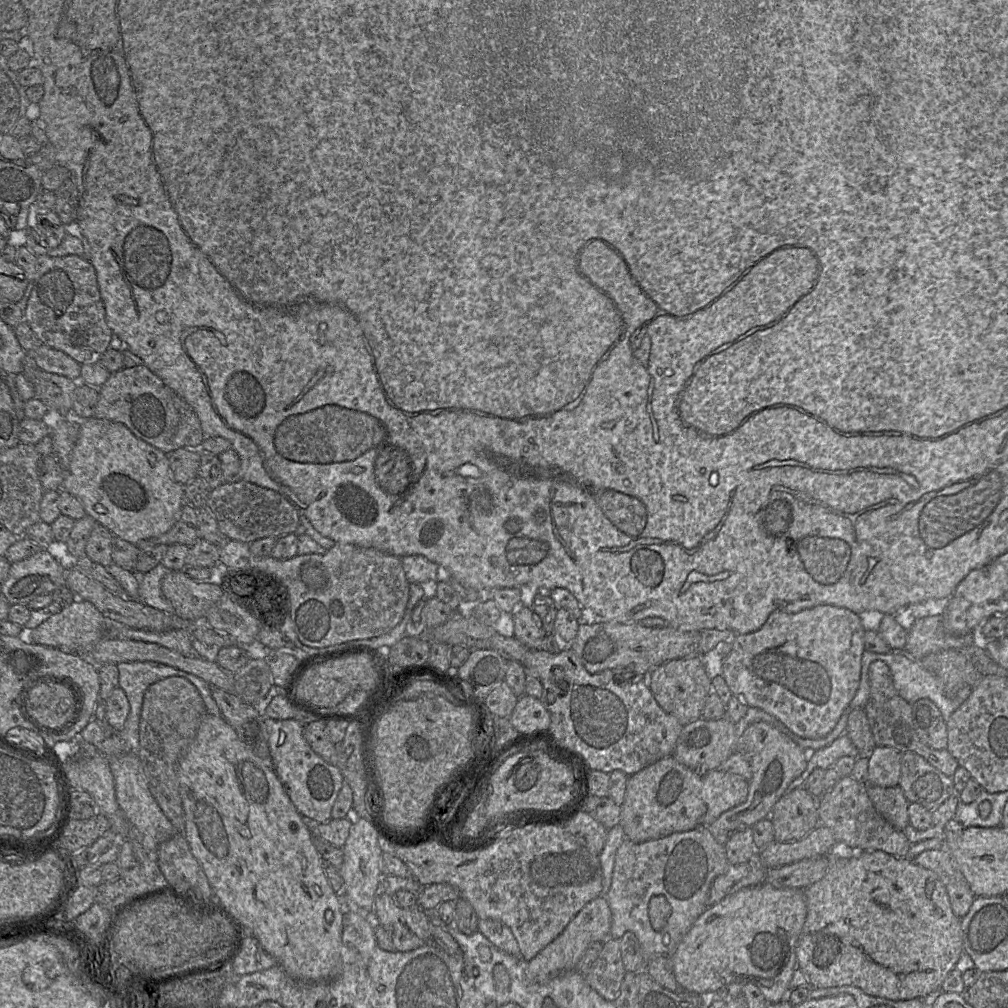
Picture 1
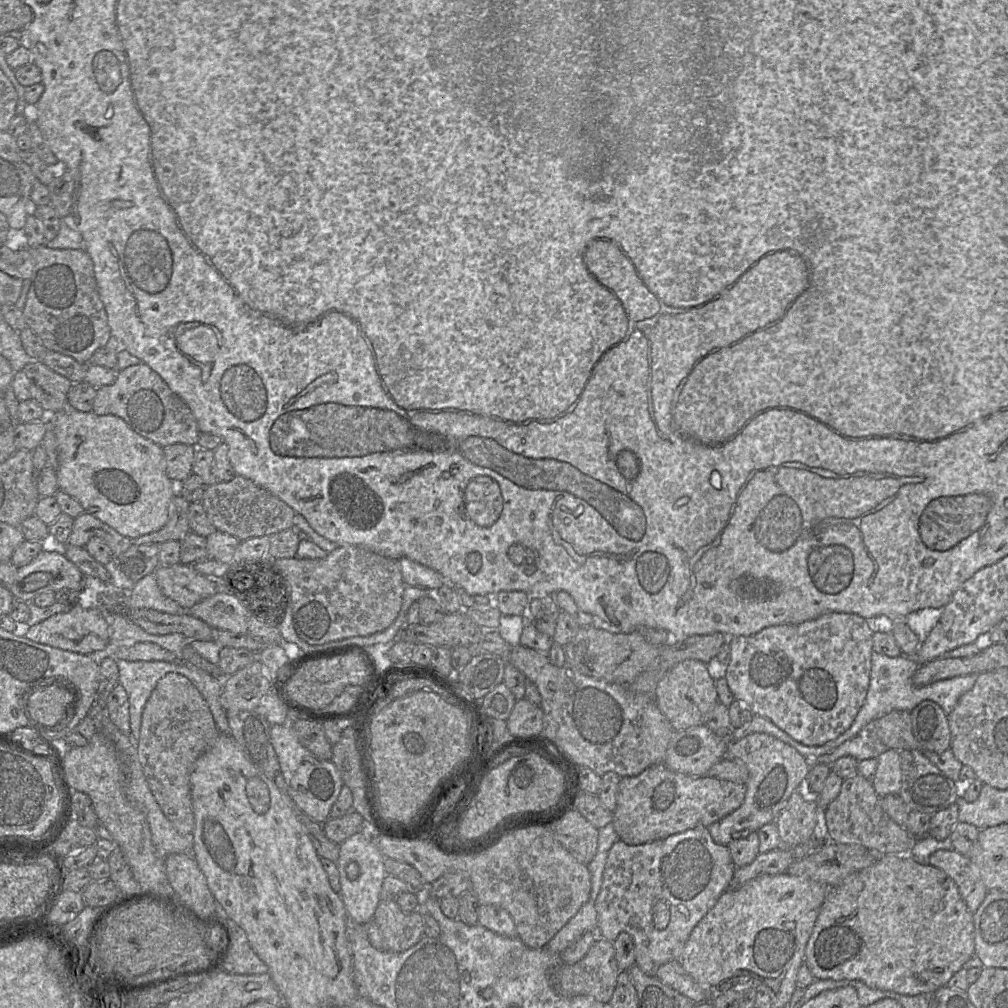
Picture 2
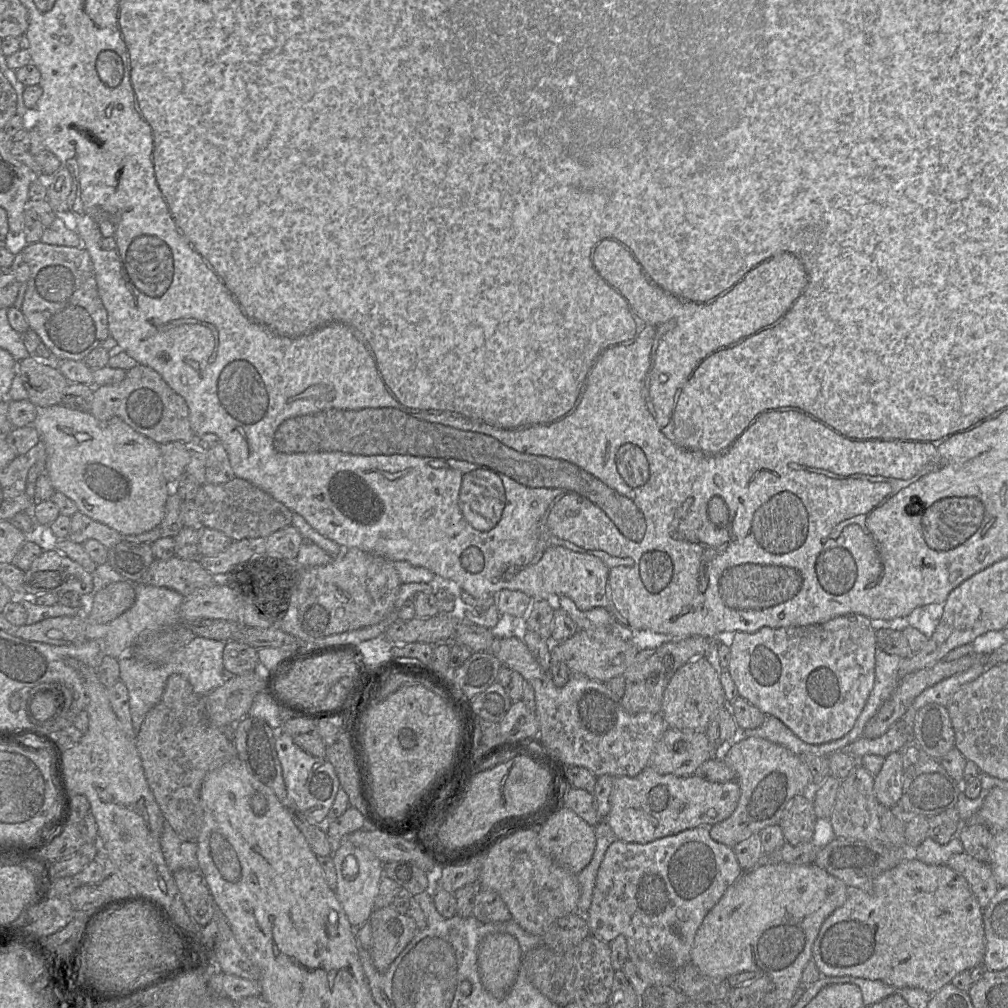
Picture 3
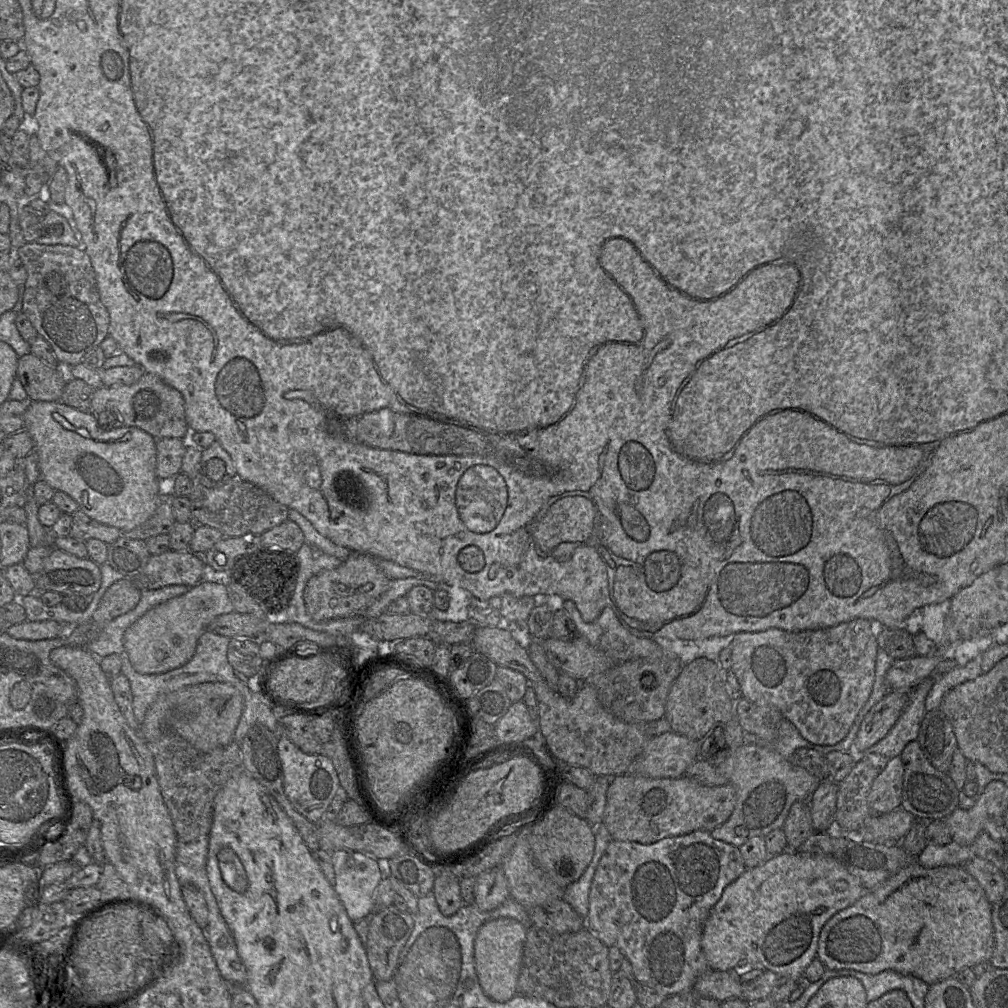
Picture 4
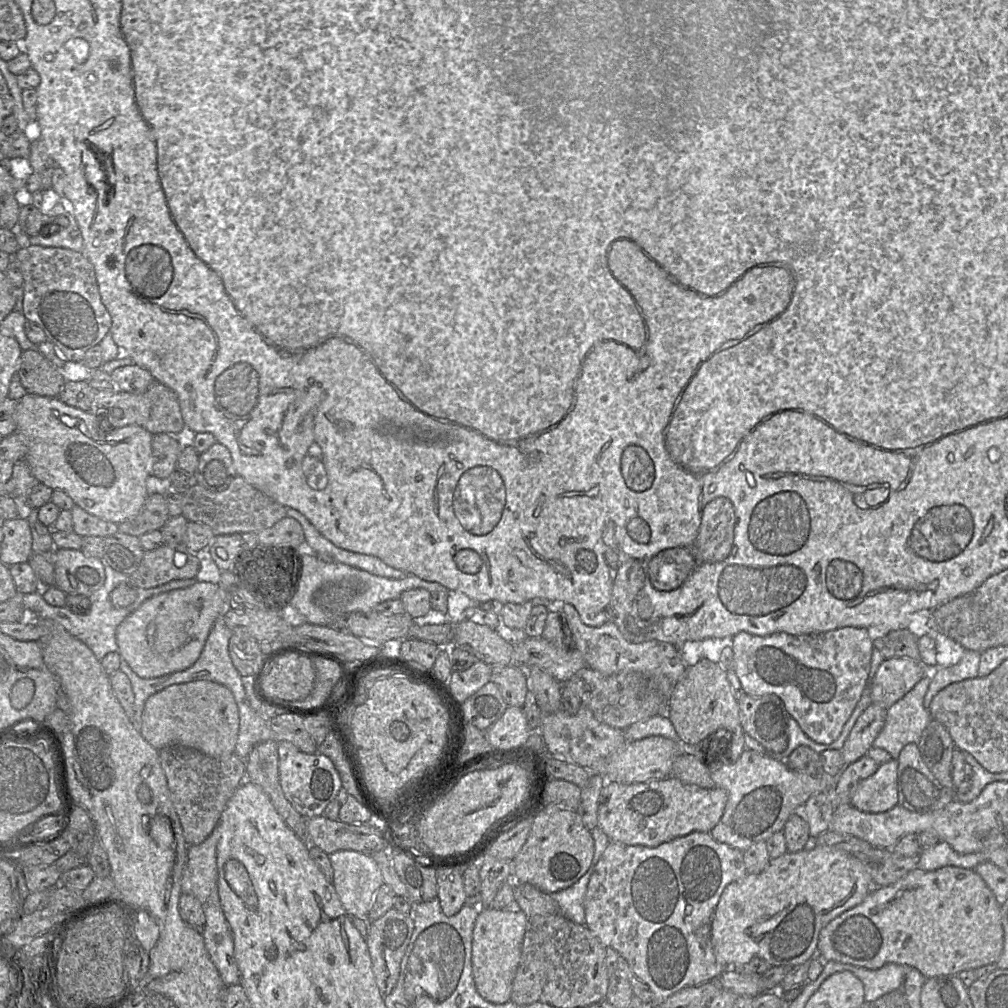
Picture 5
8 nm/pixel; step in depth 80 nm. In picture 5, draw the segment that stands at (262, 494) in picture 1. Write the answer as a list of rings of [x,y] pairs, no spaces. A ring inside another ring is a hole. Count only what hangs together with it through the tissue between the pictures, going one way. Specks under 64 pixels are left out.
[[[236,476],[229,486],[220,492],[209,491],[195,483],[183,494],[182,514],[188,522],[208,525],[215,535],[234,533],[258,533],[272,527],[287,516],[286,508]]]

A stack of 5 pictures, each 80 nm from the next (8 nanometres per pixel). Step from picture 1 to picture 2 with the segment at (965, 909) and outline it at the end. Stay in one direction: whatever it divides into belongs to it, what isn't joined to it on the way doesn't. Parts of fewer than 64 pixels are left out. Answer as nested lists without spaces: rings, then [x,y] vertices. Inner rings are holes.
[[[938,850],[930,855],[927,864],[943,870],[956,883],[969,911],[974,914],[984,901],[988,889],[978,867],[955,850]]]

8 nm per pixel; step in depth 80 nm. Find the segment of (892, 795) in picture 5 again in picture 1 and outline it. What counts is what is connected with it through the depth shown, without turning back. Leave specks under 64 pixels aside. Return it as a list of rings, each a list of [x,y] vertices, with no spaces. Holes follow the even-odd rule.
[[[875,746],[868,755],[869,784],[881,787],[899,785],[901,761],[897,750],[891,747]]]

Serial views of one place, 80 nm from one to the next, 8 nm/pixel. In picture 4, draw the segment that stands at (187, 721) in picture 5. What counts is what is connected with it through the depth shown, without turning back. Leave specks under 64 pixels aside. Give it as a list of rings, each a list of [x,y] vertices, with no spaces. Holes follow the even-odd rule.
[[[205,682],[160,694],[148,708],[139,733],[146,742],[159,740],[165,732],[175,732],[202,752],[227,746],[243,712],[244,700],[230,683]]]

